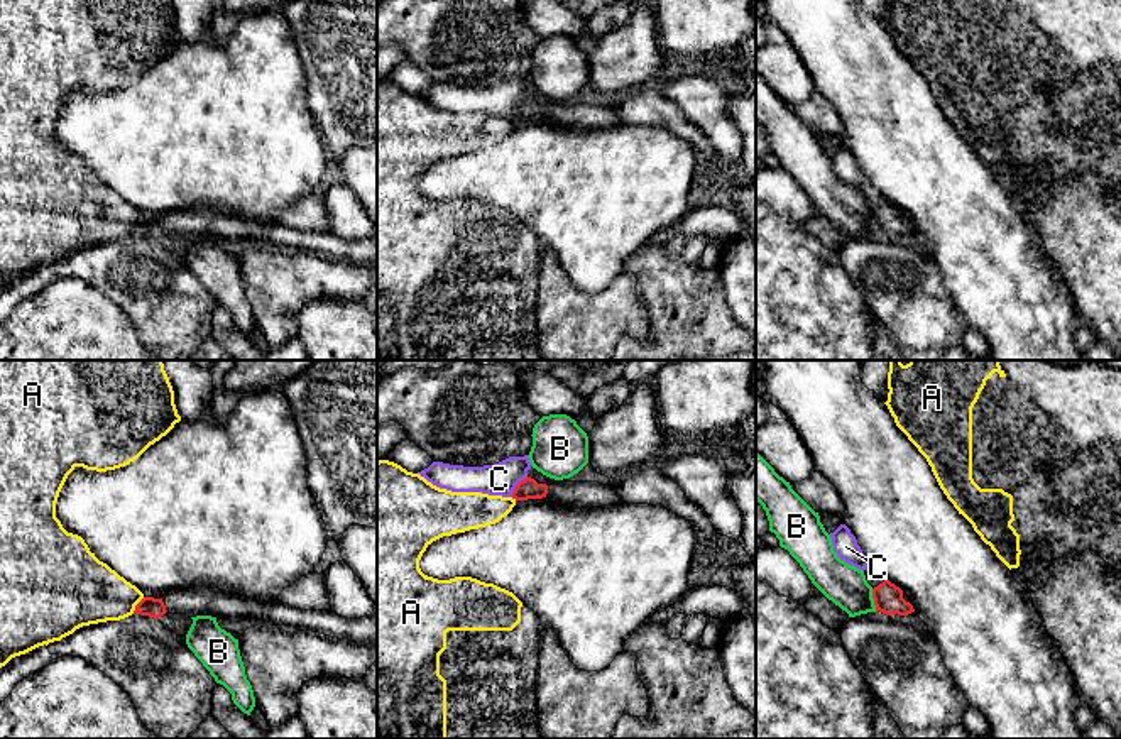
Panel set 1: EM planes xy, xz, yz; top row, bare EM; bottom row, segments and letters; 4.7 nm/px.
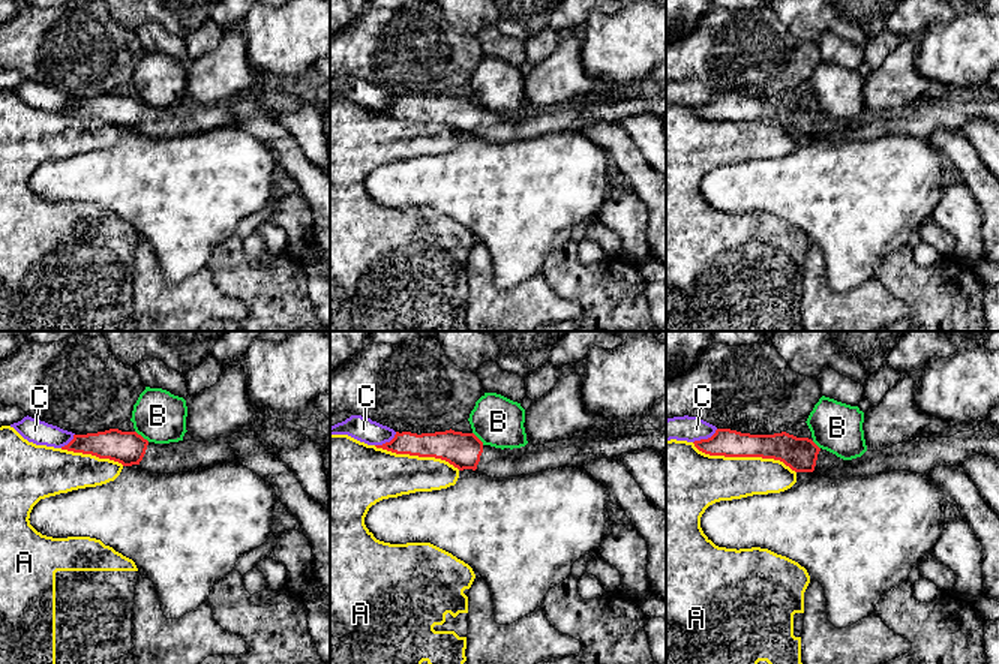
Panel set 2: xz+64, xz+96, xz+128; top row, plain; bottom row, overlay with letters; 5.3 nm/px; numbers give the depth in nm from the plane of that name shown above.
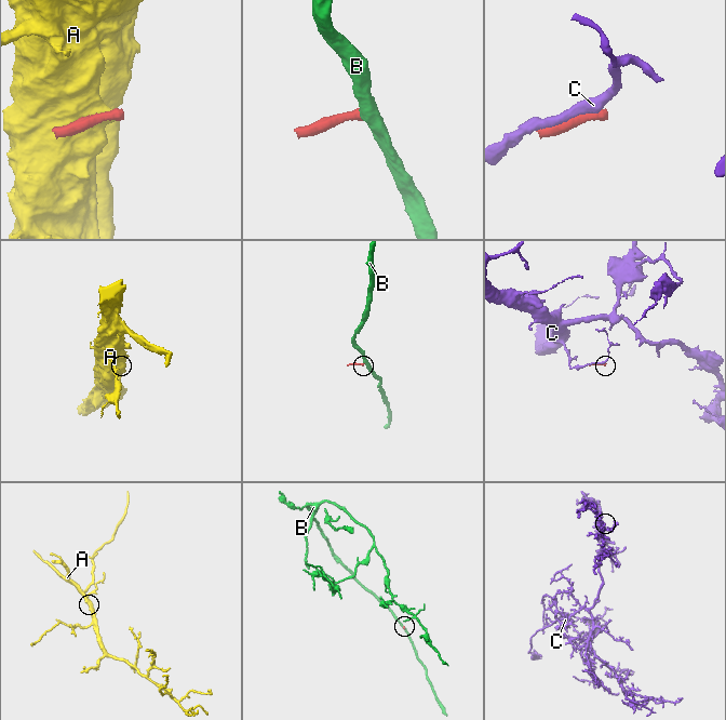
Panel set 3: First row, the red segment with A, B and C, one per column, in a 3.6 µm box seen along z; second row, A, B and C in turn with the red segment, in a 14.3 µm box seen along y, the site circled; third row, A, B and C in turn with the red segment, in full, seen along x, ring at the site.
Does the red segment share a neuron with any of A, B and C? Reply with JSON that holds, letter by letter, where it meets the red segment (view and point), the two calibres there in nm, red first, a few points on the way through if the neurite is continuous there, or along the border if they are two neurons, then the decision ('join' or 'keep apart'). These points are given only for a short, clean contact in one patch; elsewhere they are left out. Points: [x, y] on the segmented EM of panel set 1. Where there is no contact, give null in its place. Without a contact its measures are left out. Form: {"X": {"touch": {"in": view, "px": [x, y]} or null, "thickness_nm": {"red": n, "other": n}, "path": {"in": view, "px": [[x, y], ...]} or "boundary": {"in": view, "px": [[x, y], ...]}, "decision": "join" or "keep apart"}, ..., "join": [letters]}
{"A": {"touch": {"in": "xy", "px": [136, 606]}, "thickness_nm": {"red": 100, "other": 320}, "decision": "keep apart"}, "B": {"touch": {"in": "yz", "px": [873, 597]}, "thickness_nm": {"red": 140, "other": 200}, "boundary": {"in": "yz", "px": [[871, 589], [876, 609]]}, "decision": "keep apart"}, "C": {"touch": {"in": "xz", "px": [516, 486]}, "thickness_nm": {"red": 100, "other": 160}, "decision": "keep apart"}, "join": []}

